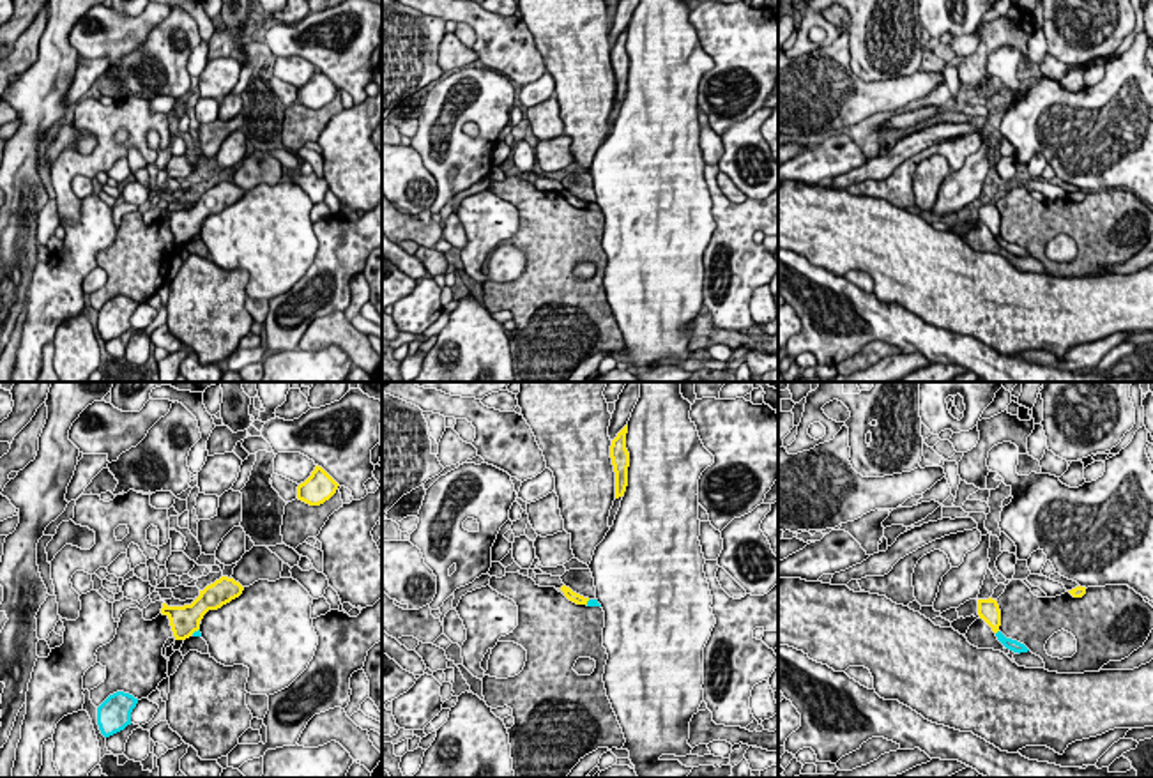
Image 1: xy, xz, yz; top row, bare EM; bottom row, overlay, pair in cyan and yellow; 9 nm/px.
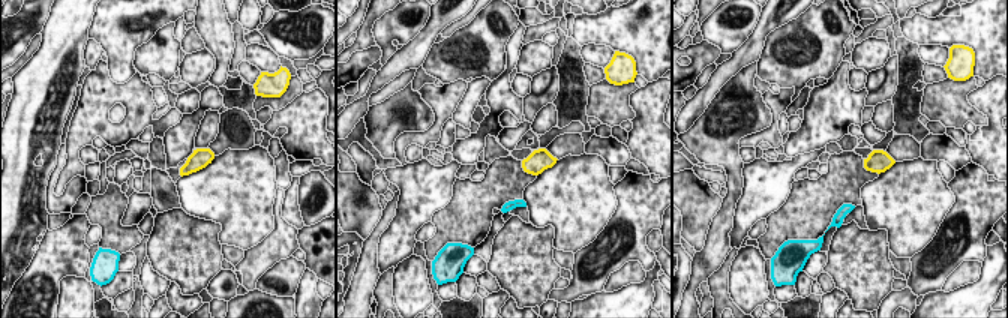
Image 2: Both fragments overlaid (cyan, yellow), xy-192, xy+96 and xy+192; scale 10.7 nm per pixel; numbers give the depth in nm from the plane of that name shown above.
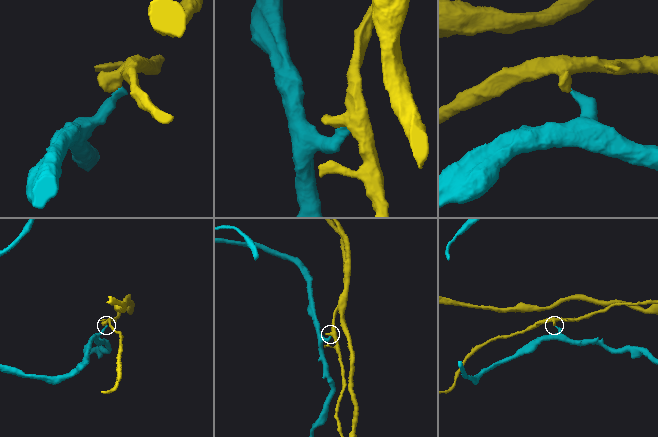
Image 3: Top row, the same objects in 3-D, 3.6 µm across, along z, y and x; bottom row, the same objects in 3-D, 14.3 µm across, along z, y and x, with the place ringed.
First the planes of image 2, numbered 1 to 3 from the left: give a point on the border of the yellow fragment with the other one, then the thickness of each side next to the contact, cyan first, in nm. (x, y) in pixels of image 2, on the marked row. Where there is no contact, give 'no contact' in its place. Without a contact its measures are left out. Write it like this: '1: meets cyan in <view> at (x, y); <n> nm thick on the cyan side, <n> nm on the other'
1: no contact
2: no contact
3: no contact

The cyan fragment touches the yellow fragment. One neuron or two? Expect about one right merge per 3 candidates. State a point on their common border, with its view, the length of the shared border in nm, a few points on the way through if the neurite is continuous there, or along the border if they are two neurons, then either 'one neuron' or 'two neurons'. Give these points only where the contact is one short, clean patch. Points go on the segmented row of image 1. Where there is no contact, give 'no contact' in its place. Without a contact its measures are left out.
xy (195, 632) | 100 nm | along xy (198, 628), (191, 633) | two neurons

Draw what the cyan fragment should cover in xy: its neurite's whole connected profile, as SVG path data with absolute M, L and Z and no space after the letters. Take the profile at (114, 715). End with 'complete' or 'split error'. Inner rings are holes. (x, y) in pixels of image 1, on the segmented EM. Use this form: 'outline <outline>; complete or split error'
outline M117 691L110 695L99 707L97 707L97 725L104 737L110 737L127 725L131 725L131 713L136 707L138 698L129 693Z; complete

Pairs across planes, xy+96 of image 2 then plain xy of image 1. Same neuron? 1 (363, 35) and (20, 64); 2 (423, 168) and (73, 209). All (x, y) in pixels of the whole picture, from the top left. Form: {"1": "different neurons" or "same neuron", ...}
{"1": "same neuron", "2": "different neurons"}

